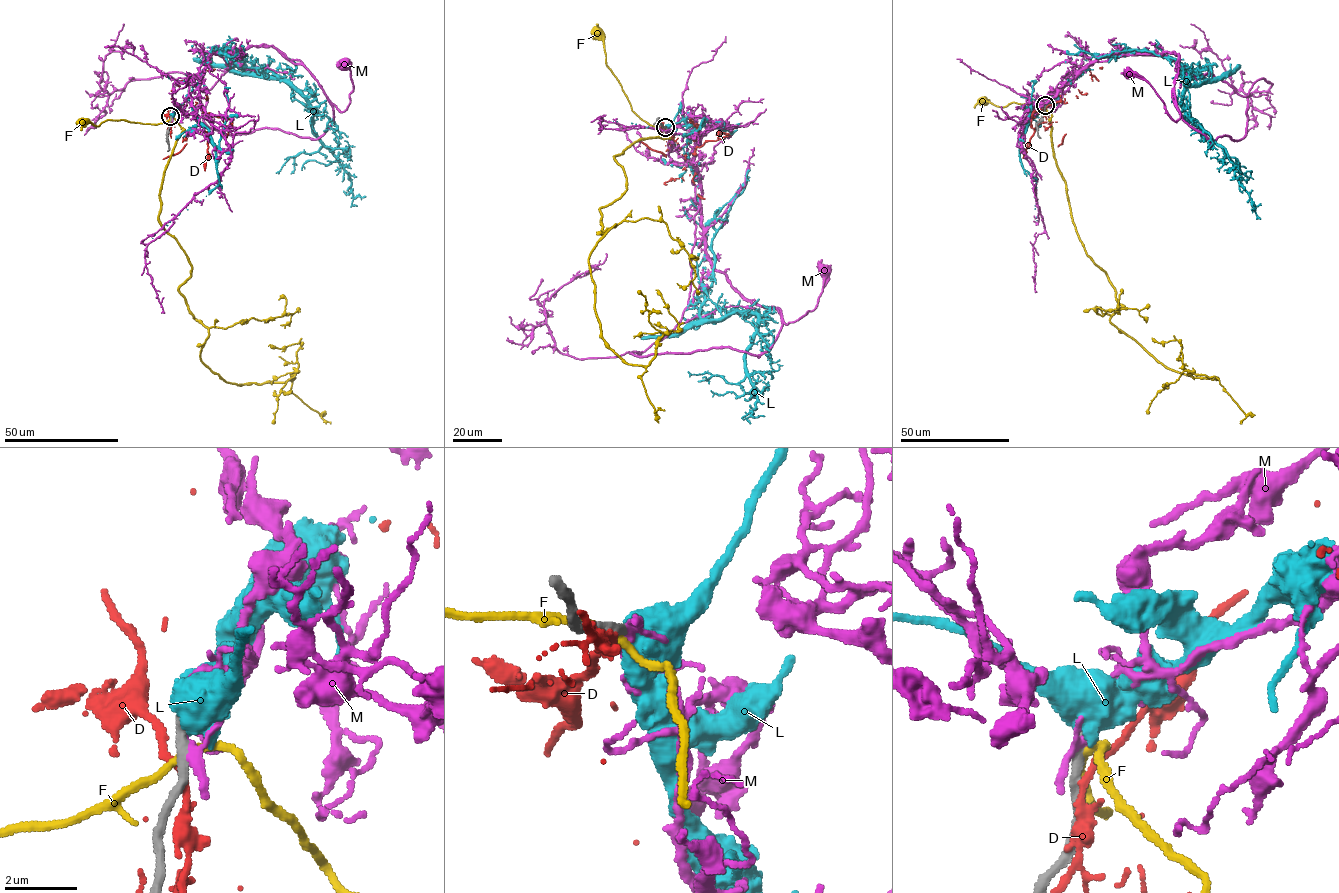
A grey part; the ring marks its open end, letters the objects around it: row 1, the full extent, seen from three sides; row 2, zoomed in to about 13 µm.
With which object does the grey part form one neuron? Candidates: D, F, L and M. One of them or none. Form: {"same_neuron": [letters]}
{"same_neuron": []}

